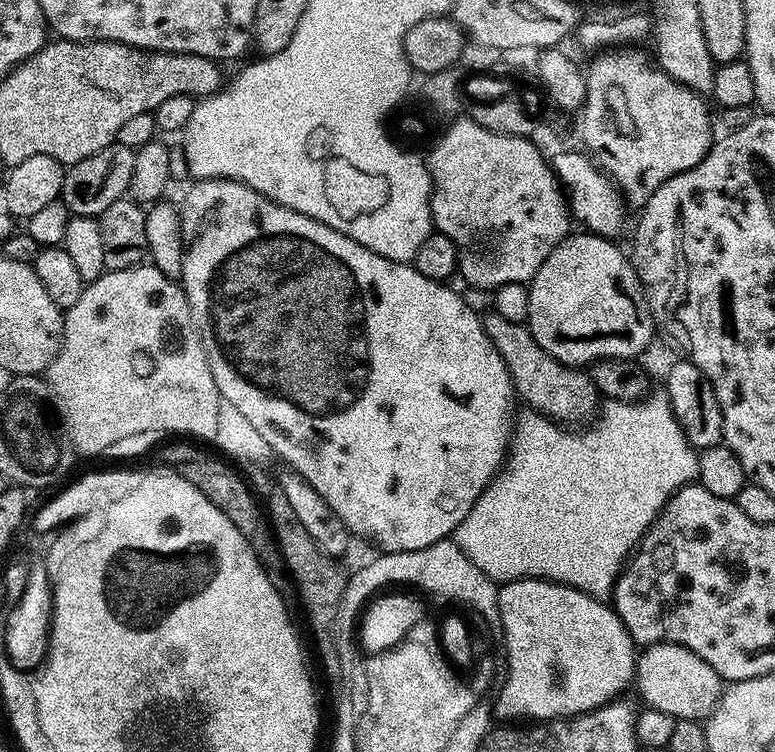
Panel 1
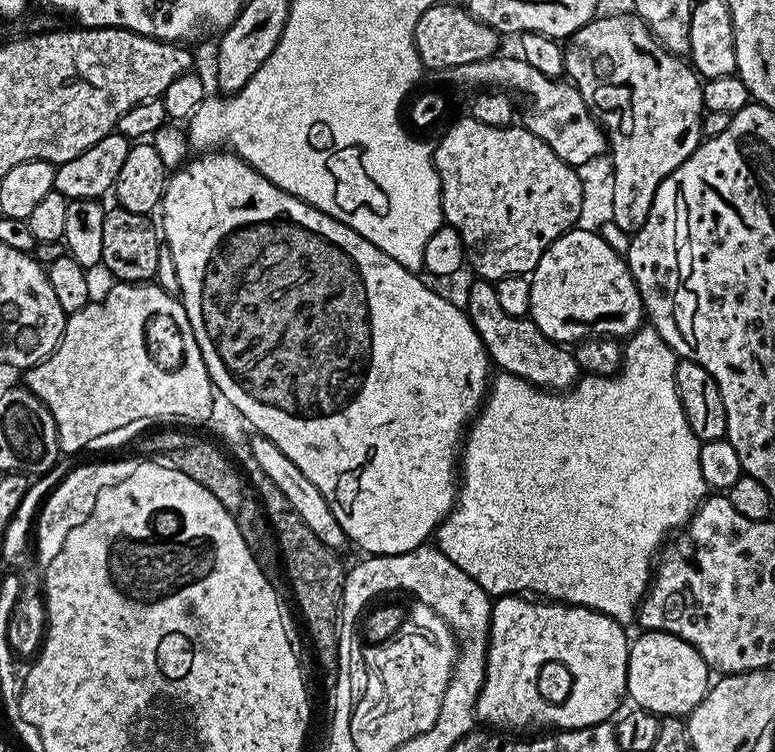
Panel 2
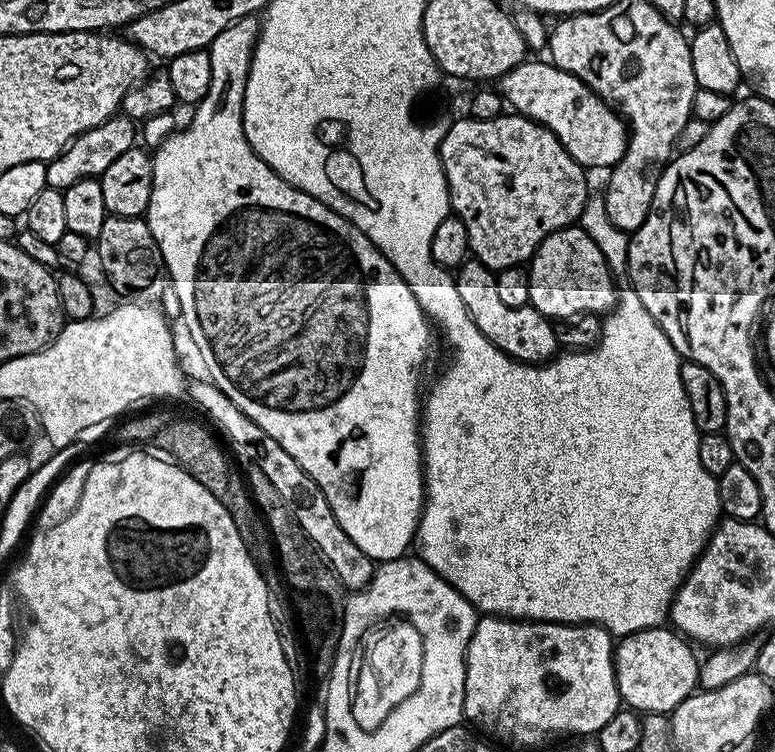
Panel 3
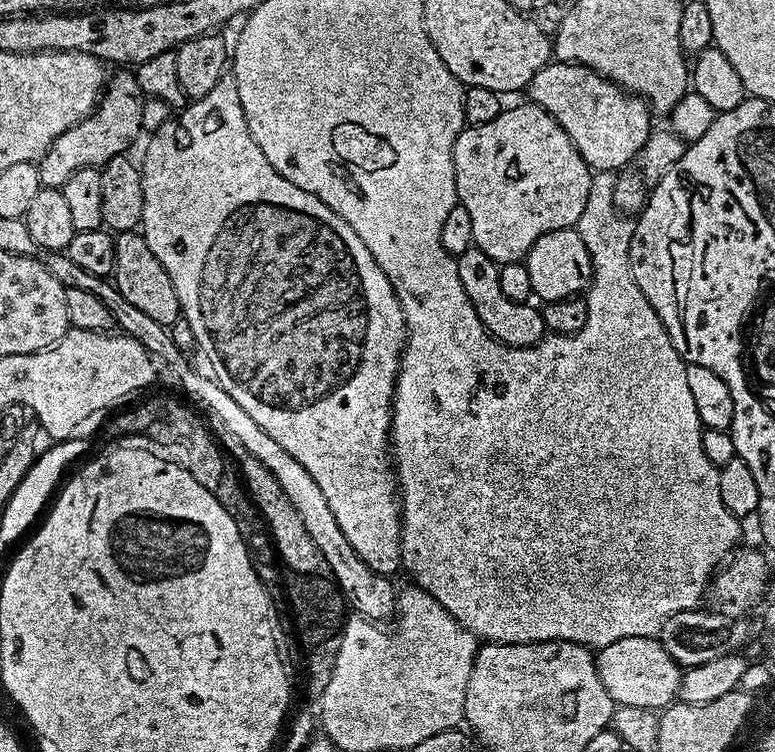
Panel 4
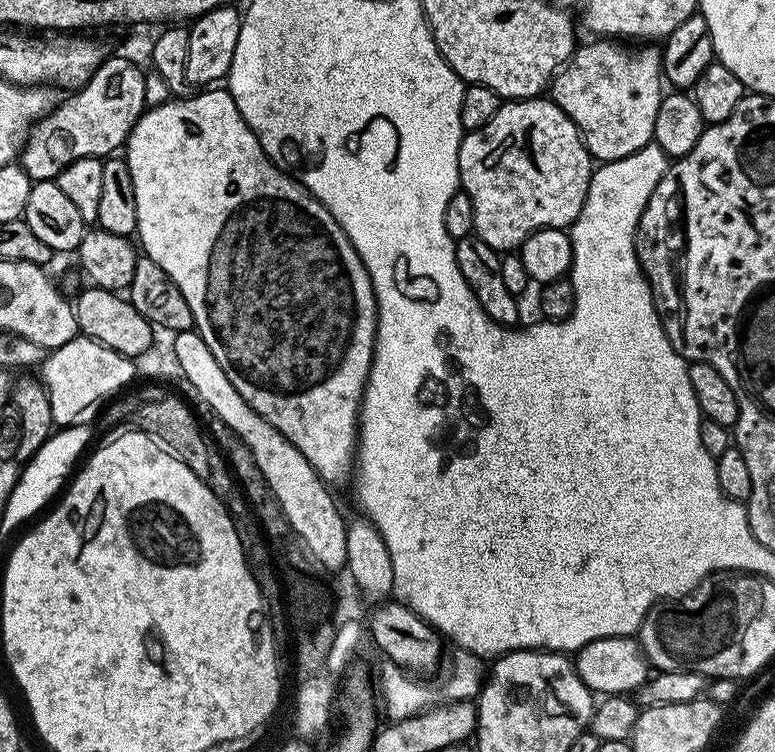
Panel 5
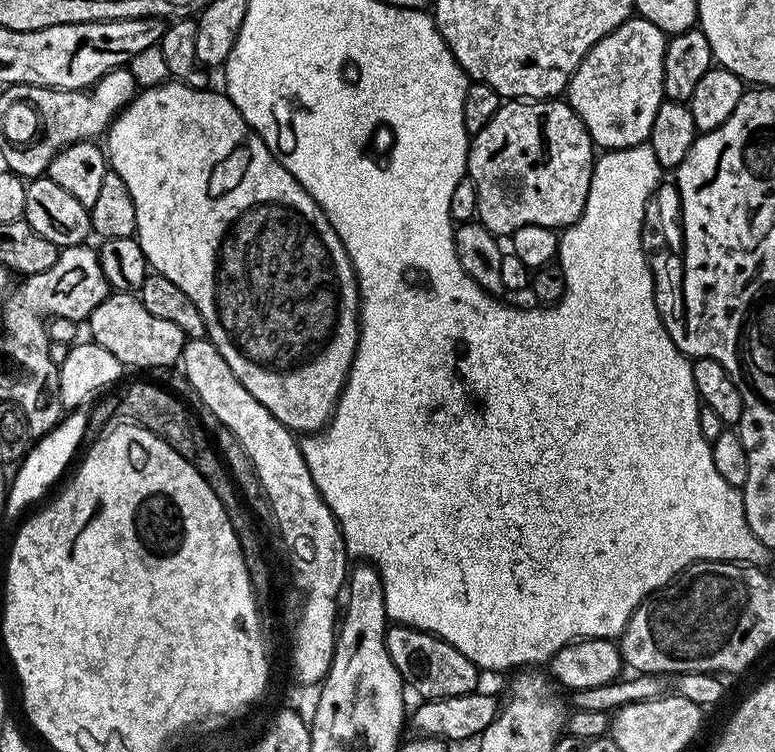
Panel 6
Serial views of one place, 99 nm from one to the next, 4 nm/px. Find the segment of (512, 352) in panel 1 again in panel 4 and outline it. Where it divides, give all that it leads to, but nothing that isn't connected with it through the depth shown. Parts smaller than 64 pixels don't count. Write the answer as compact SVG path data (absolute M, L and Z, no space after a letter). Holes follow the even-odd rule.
M473 246L462 250L462 254L456 257L456 265L466 298L470 298L482 326L494 339L513 346L531 346L545 335L544 317L539 307L531 308L531 303L511 300L502 294L502 285L498 282L500 265L490 258L490 254Z

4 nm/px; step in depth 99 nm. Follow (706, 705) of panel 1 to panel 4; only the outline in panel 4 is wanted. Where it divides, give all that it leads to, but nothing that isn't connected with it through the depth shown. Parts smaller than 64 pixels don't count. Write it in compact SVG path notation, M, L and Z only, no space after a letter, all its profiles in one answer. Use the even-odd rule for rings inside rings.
M651 636L618 638L618 642L610 642L610 646L599 649L595 658L598 678L602 678L602 686L606 686L606 694L610 694L613 705L663 710L677 699L682 669L666 654L659 639Z

